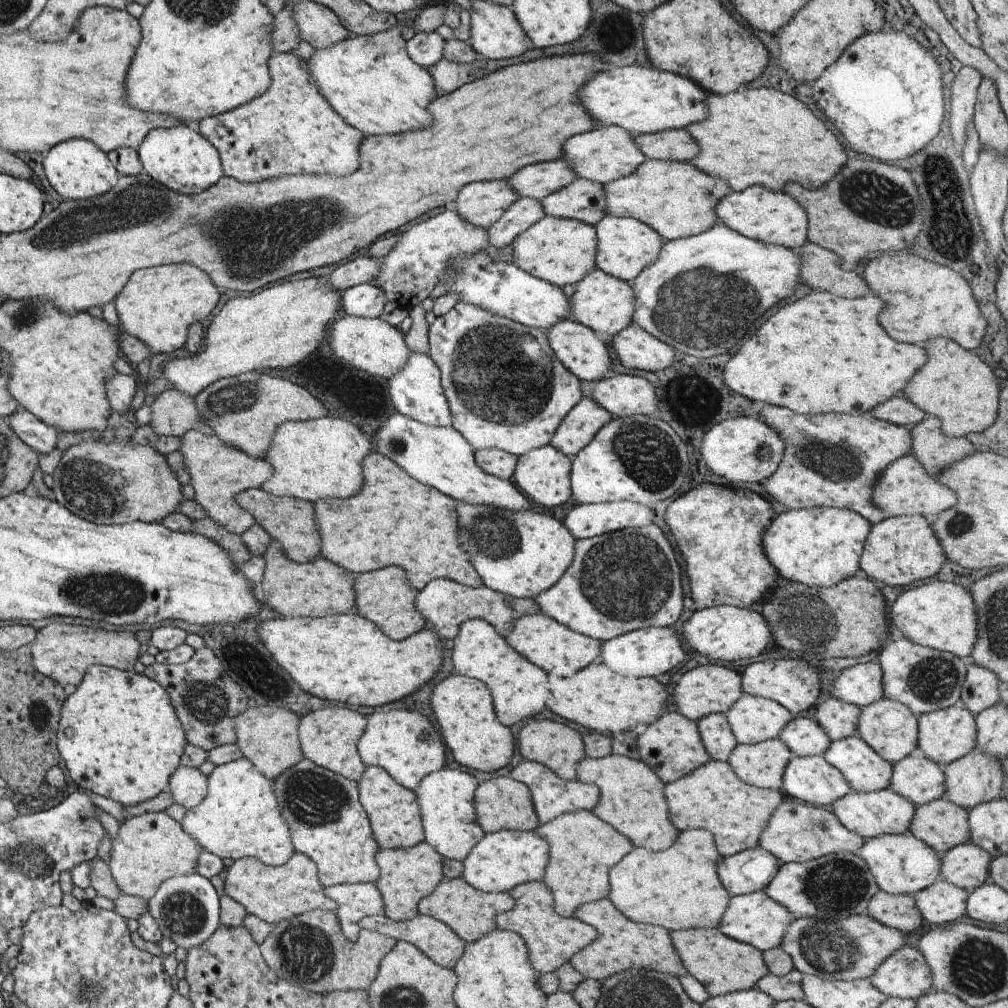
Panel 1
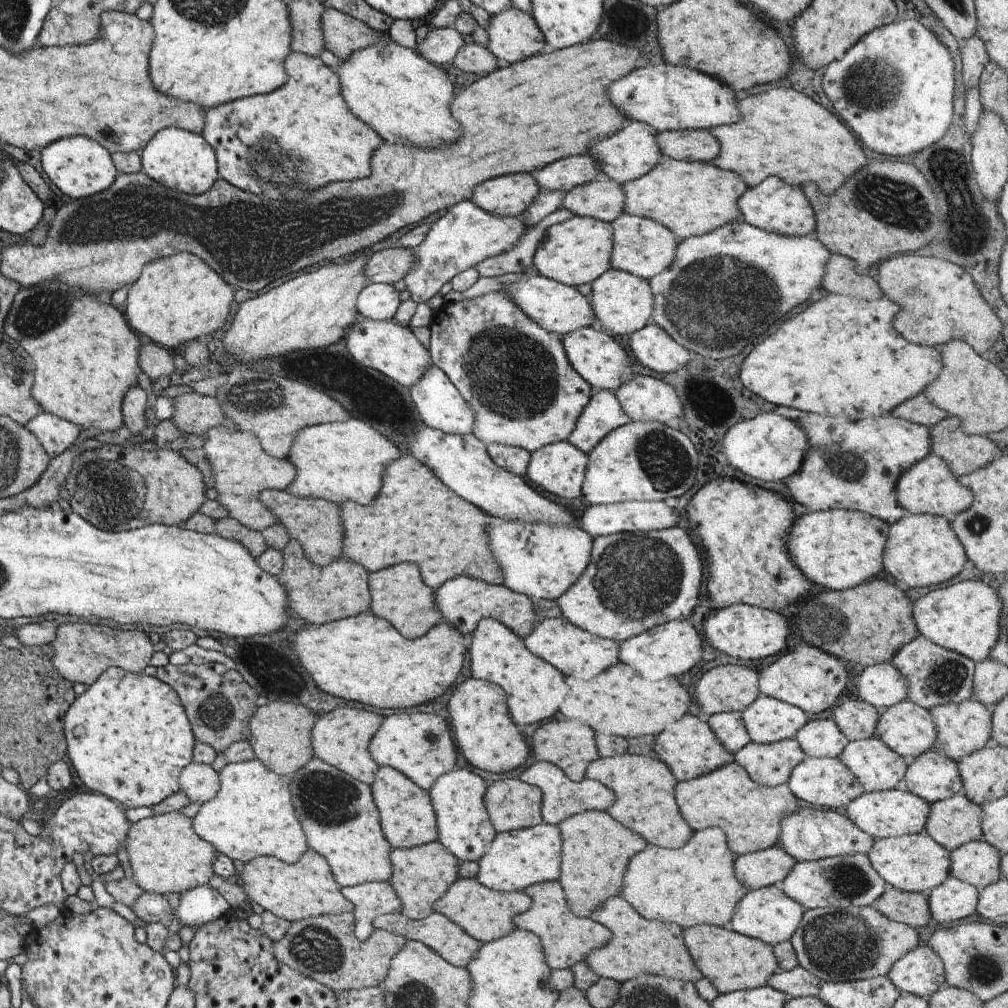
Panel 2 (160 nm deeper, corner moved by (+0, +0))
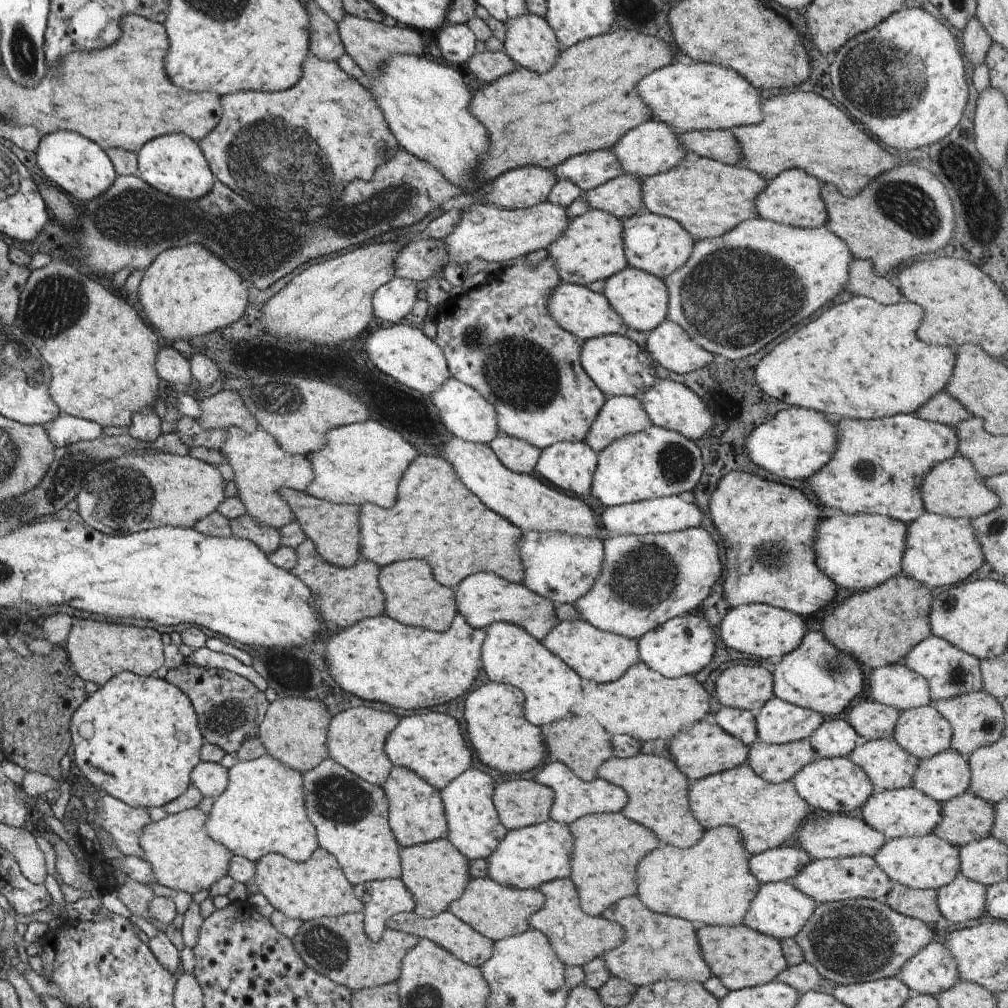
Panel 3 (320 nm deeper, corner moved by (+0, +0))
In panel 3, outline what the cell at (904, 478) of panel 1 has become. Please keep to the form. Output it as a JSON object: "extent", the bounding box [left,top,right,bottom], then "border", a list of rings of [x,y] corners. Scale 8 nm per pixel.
{"extent":[921,454,1000,520],"border":[[[960,454],[934,465],[925,476],[921,487],[926,512],[971,520],[992,512],[999,506],[1000,497],[991,491],[984,481],[985,478],[978,472],[974,463]]]}

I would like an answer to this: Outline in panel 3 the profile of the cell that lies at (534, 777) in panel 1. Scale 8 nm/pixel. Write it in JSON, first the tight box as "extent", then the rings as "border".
{"extent":[534,760,629,824],"border":[[[556,760],[544,764],[544,768],[534,776],[534,780],[550,787],[554,791],[554,804],[549,818],[560,824],[572,824],[581,816],[586,815],[620,813],[629,800],[629,796],[622,787],[600,778],[583,781],[571,771],[570,767]]]}

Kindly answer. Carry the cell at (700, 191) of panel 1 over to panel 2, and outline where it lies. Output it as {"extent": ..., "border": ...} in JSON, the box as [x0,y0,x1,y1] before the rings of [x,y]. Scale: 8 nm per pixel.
{"extent":[623,158,748,241],"border":[[[664,158],[650,172],[636,180],[623,184],[625,192],[625,212],[639,217],[648,217],[667,226],[683,241],[690,237],[701,237],[714,229],[741,219],[738,199],[748,188],[744,179],[734,171],[726,170],[712,163]]]}

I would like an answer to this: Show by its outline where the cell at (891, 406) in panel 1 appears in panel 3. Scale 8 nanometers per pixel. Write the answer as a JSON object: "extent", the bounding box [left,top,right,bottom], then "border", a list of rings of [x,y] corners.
{"extent":[914,391,972,427],"border":[[[942,391],[923,404],[914,415],[927,421],[934,421],[946,426],[957,427],[962,421],[972,416],[949,392]]]}

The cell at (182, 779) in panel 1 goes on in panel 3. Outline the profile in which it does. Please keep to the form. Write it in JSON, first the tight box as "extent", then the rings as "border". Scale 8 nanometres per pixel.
{"extent":[192,761,229,797],"border":[[[201,761],[193,768],[192,784],[205,796],[219,797],[229,786],[229,769],[221,763]]]}

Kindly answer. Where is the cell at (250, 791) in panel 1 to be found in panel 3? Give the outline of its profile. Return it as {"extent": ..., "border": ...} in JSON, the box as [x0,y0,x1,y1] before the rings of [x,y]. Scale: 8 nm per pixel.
{"extent":[208,754,320,863],"border":[[[268,754],[229,768],[229,786],[210,810],[208,833],[235,855],[253,863],[270,853],[301,863],[320,847],[316,827],[305,807],[304,774]]]}

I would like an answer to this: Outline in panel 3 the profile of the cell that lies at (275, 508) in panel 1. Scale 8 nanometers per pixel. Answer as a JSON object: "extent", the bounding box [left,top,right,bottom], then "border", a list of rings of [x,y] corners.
{"extent":[280,487,362,568],"border":[[[282,487],[280,493],[293,509],[296,521],[301,524],[304,534],[316,546],[317,551],[329,563],[338,567],[350,568],[354,566],[362,556],[358,552],[360,548],[359,505],[341,505],[316,498],[306,491]]]}

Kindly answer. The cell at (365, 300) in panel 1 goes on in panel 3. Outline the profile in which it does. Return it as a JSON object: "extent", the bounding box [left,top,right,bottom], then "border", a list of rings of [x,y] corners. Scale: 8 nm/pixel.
{"extent":[373,277,418,324],"border":[[[394,277],[383,284],[373,296],[373,314],[378,323],[398,324],[412,312],[418,299],[416,281]]]}

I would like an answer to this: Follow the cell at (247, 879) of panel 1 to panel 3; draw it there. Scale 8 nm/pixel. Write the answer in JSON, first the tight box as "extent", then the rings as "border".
{"extent":[252,847,363,921],"border":[[[318,847],[317,851],[304,862],[297,863],[289,857],[278,853],[270,853],[263,856],[257,863],[256,878],[252,883],[257,883],[259,892],[264,894],[269,902],[279,911],[292,919],[309,921],[312,919],[330,917],[336,918],[350,913],[363,912],[362,901],[355,895],[353,884],[346,878],[338,859],[325,848]]]}

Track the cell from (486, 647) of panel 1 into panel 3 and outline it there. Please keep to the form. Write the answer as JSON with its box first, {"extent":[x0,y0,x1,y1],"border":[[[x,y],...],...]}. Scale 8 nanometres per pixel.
{"extent":[482,622,582,727],"border":[[[495,622],[487,626],[485,631],[487,635],[482,645],[483,669],[491,681],[514,685],[523,692],[523,714],[528,722],[541,727],[570,718],[570,707],[582,690],[581,676],[517,624]]]}

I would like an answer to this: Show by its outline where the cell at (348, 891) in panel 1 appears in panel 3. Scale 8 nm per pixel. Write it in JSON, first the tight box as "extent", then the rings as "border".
{"extent":[354,877,415,942],"border":[[[401,877],[368,881],[354,886],[362,901],[363,925],[370,940],[378,942],[387,929],[387,920],[398,913],[415,910],[415,900]]]}

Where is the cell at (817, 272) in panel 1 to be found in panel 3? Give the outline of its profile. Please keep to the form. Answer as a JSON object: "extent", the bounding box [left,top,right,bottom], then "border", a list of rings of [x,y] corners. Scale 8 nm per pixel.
{"extent":[847,259,904,304],"border":[[[854,259],[849,268],[847,290],[853,295],[874,299],[880,304],[896,304],[904,298],[899,288],[889,276],[879,277],[870,259]]]}

